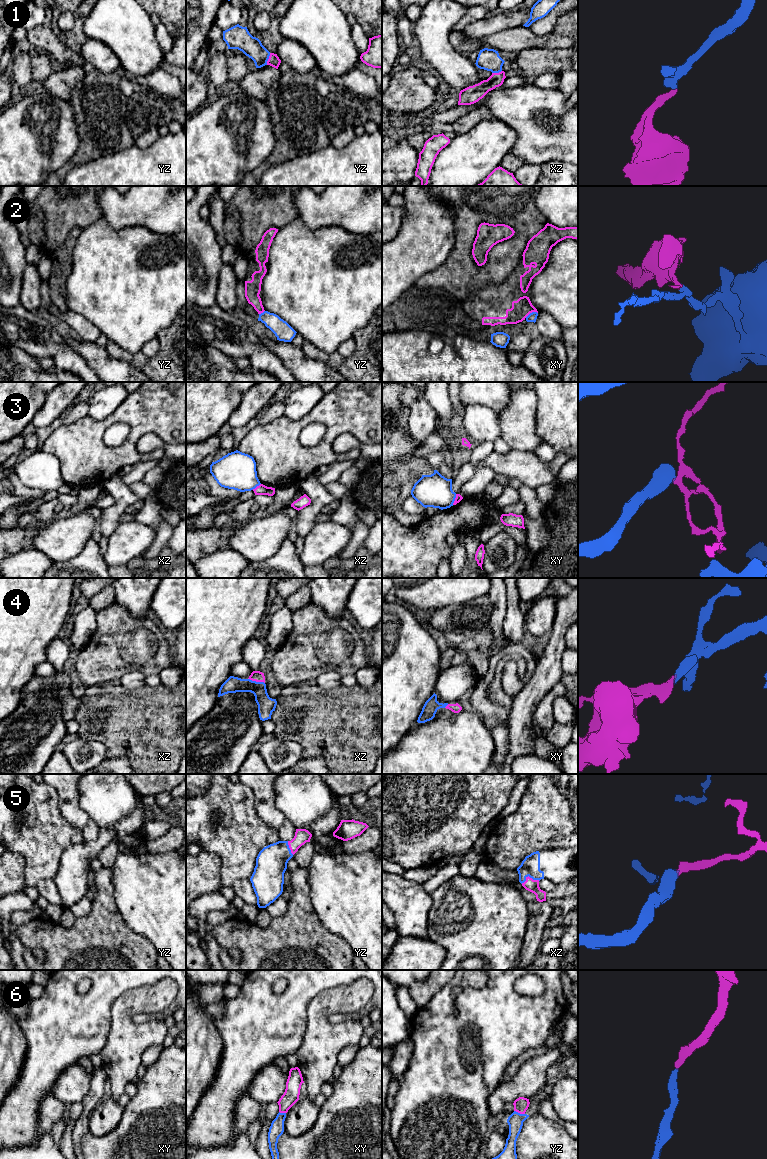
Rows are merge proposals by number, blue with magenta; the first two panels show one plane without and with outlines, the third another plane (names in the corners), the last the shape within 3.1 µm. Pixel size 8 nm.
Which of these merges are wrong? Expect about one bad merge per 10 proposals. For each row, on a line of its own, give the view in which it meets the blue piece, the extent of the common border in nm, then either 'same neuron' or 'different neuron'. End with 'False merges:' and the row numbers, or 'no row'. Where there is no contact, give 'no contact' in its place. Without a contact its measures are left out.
1: yz | 100 nm | same neuron
2: xy | 110 nm | different neuron
3: xy | 90 nm | different neuron
4: xz | 140 nm | same neuron
5: xz | 150 nm | same neuron
6: yz | 90 nm | same neuron
False merges: 2, 3

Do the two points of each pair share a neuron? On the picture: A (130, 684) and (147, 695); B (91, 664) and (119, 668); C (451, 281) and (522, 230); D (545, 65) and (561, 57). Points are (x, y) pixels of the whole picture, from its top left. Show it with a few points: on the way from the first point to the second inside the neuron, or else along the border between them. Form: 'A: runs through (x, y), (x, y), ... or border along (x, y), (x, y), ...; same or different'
A: border along (143, 685), (135, 689), (123, 688); different
B: runs through (98, 664), (106, 664), (112, 667); same
C: runs through (470, 277), (484, 275), (510, 249); same
D: runs through (549, 61), (557, 60); same

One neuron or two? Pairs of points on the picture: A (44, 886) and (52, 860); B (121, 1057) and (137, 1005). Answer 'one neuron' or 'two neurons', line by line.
A: two neurons
B: one neuron

